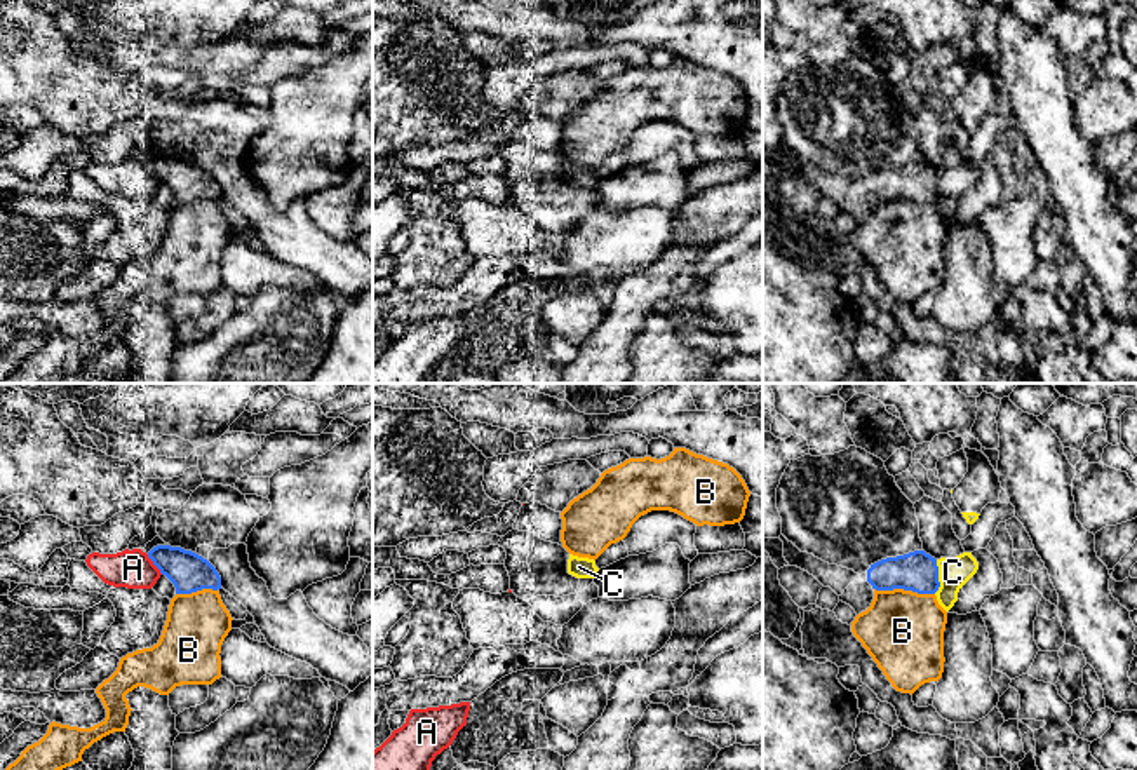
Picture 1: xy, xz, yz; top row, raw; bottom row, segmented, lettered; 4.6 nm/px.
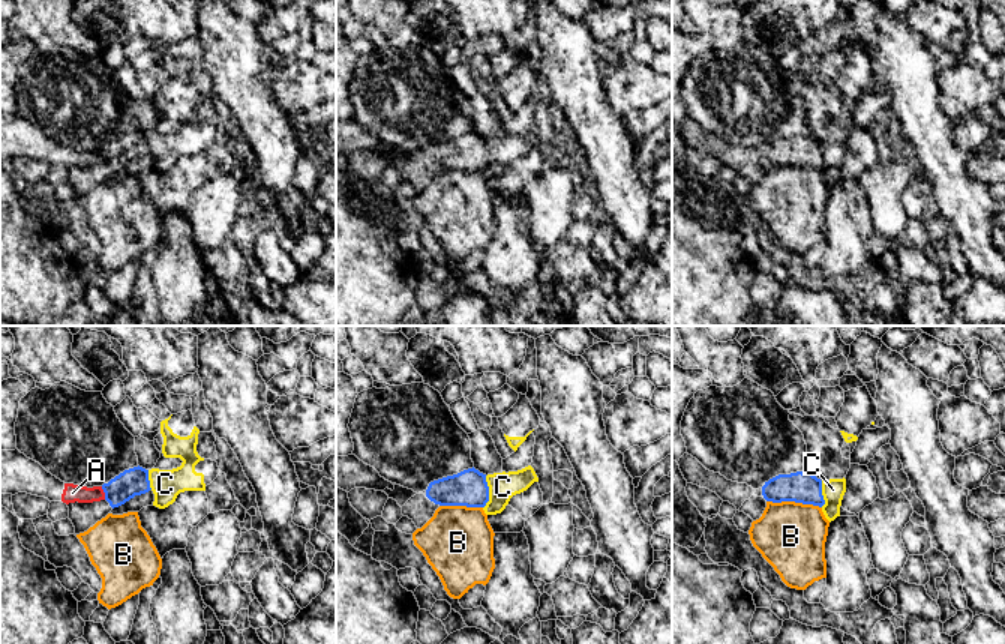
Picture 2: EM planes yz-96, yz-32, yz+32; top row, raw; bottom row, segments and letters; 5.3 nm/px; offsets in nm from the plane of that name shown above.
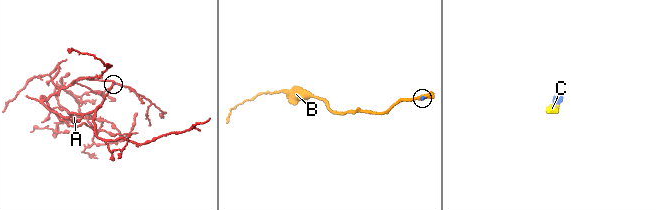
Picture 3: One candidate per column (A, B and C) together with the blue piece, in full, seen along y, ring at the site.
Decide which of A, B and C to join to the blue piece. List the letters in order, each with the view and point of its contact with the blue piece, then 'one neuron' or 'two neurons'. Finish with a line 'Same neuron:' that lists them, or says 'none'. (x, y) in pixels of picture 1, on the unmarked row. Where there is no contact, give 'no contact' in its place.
A: contact xy (154, 173); two neurons
B: contact yz (904, 199); two neurons
C: contact yz (937, 187); one neuron
Same neuron: C

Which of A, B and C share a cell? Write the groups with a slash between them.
A / B / C

